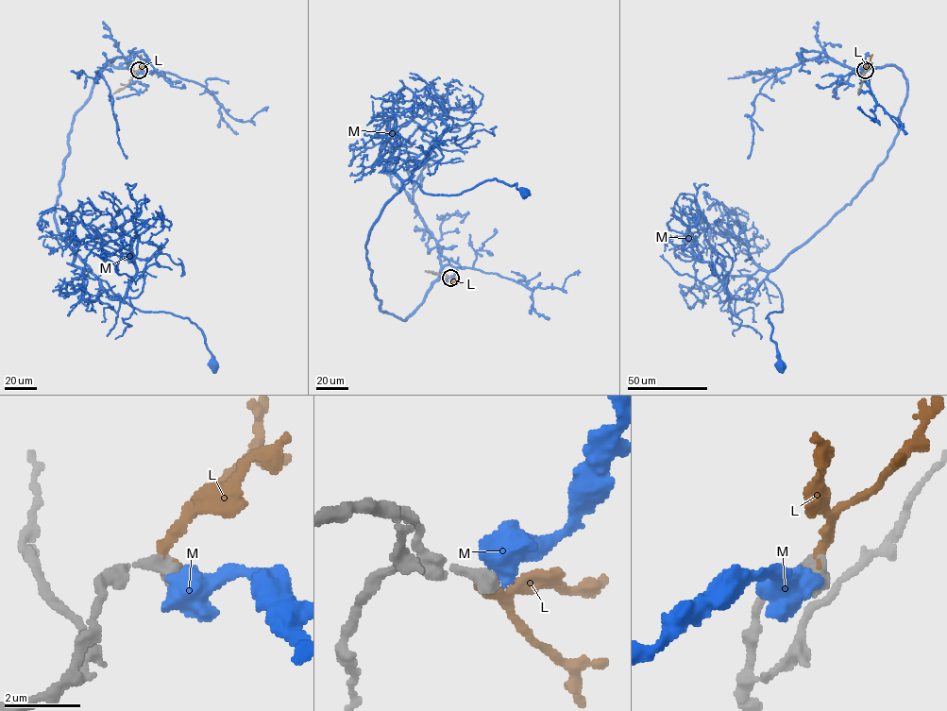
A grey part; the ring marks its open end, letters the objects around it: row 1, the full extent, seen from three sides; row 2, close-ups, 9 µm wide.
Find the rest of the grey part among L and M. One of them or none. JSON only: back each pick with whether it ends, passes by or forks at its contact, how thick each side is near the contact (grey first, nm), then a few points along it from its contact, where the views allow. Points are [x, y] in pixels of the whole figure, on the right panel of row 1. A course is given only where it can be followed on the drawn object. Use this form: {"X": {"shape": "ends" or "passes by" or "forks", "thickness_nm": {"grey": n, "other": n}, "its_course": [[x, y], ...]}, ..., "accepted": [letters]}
{"L": {"shape": "ends", "thickness_nm": {"grey": 480, "other": 240}, "its_course": [[865, 70], [871, 54]]}, "accepted": ["L"]}

